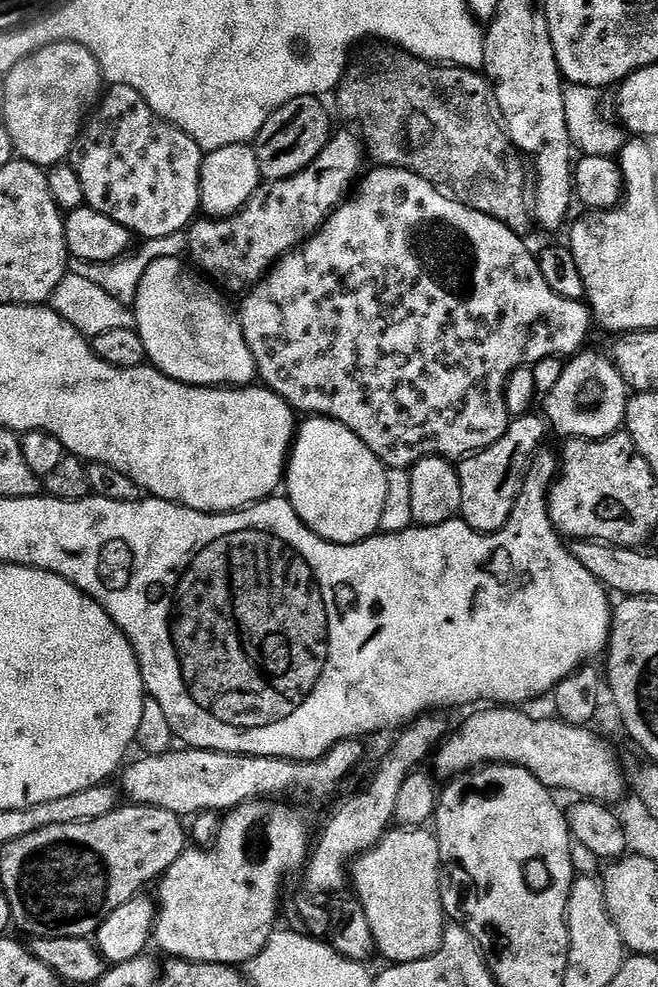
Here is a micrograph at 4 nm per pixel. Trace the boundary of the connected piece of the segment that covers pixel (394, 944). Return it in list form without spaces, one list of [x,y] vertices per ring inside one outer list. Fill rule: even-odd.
[[[393,827],[385,832],[380,843],[371,852],[365,852],[354,864],[356,892],[360,895],[359,907],[364,909],[370,922],[370,930],[376,939],[379,955],[384,955],[392,964],[405,964],[426,958],[442,946],[446,923],[444,924],[444,892],[440,889],[442,857],[440,842],[424,828]]]

